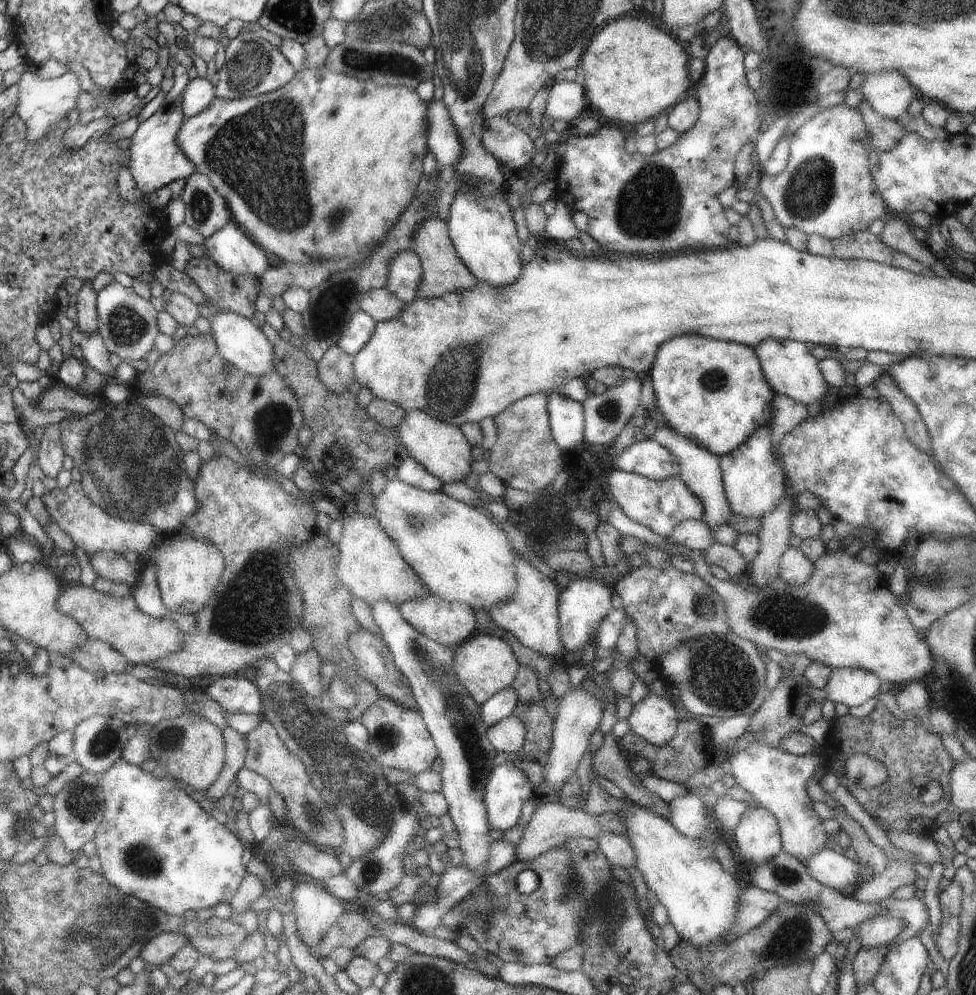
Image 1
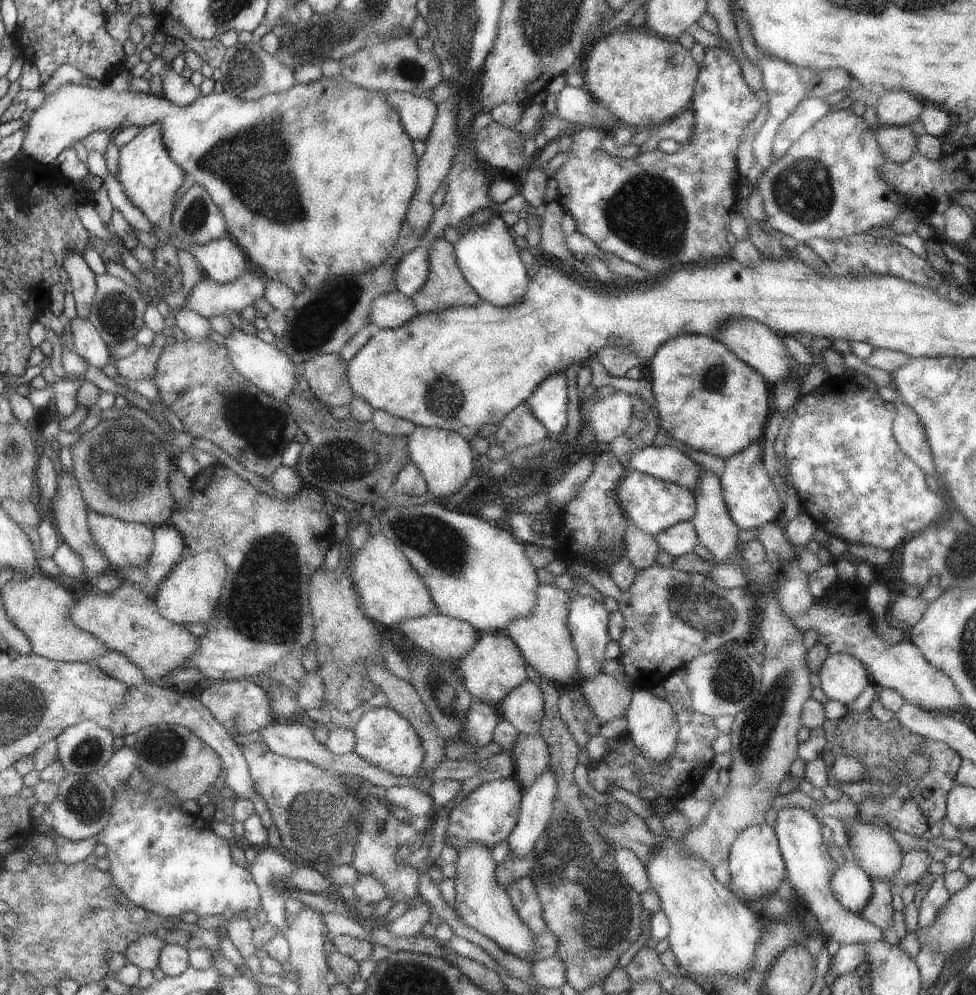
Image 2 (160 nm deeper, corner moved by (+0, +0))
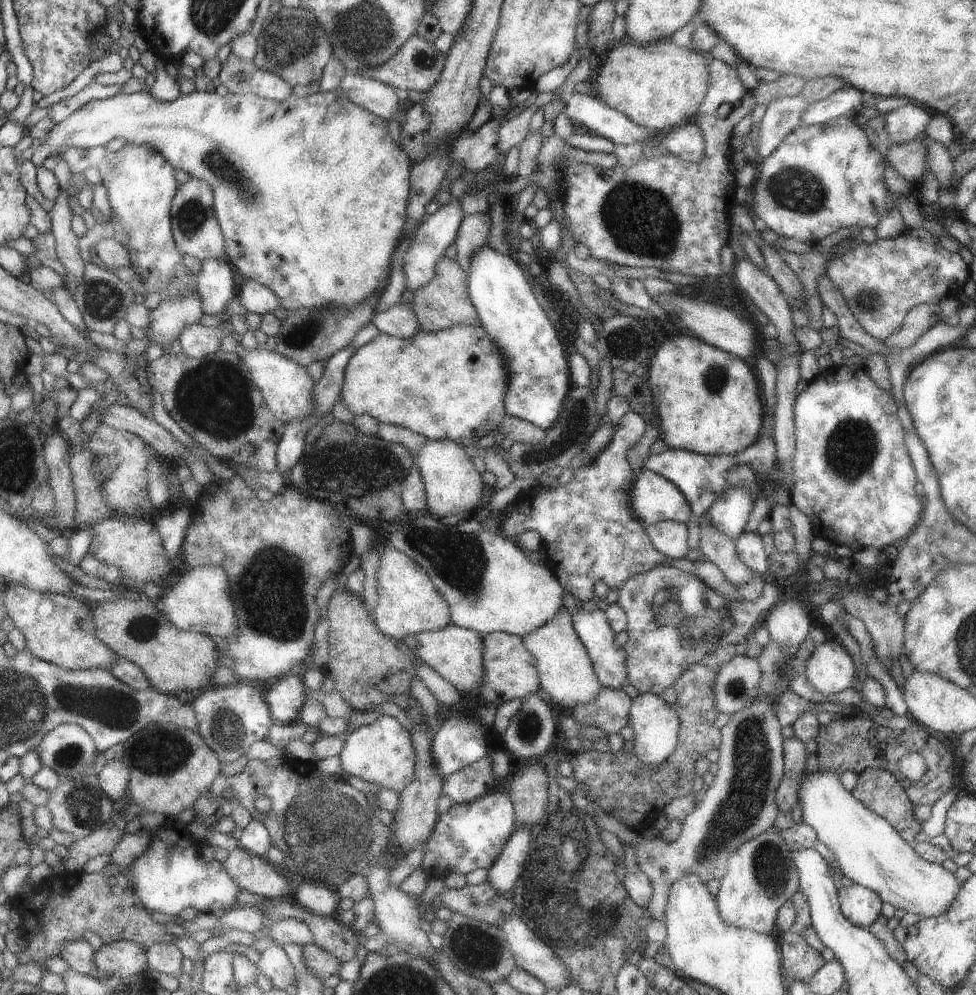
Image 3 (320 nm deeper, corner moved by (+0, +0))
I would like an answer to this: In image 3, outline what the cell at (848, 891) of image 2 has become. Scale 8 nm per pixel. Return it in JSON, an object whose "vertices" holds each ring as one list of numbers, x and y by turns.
{"vertices":[[854,883,848,888,840,888,839,905,848,922,868,929,881,915,882,900,878,894]]}

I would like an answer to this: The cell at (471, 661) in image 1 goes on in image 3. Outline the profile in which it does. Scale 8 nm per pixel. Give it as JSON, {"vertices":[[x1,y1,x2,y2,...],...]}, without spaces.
{"vertices":[[500,631,483,637,485,682,481,685,479,694,486,705,497,707,512,698,523,699,540,690,535,656,525,647,521,636]]}

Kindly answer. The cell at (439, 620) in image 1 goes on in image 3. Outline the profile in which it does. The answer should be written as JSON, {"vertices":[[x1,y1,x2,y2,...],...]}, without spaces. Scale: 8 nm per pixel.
{"vertices":[[452,624,441,631,424,631,405,636,402,642,458,692,479,694,479,689,485,682,484,637,481,634]]}

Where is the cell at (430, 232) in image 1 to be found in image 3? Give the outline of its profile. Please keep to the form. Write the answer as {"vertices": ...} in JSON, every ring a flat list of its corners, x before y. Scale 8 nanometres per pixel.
{"vertices":[[443,257,437,267,437,275,424,287,416,289,410,306,419,322,420,330,433,333,442,329,474,323,478,321,477,310,468,298,469,284,466,284,466,271,454,259]]}

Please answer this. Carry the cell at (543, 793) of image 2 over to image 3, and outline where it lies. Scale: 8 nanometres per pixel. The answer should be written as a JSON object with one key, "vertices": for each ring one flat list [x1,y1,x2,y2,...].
{"vertices":[[525,825,516,827,512,838,505,844,504,850,498,855,496,862,488,870,489,885,500,894,512,892,518,882,531,842,531,830]]}

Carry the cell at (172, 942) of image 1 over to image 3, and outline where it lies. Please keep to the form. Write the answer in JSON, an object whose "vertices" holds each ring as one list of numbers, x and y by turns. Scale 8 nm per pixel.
{"vertices":[[116,941,113,943,105,943,101,949,93,952,93,965,96,969,105,972,108,978,111,976,132,976,149,971,147,965,146,949,139,944,130,941]]}

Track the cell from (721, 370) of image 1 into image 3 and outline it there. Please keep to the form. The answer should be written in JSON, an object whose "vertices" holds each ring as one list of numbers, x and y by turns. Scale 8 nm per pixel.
{"vertices":[[674,336,666,340,662,346,658,346,652,362,647,363,648,381,646,382,651,390,650,399,653,407,659,416,660,436,670,449,682,449,704,456,722,456,733,455,745,448,748,448,758,438,761,431,762,417,764,414,764,396,762,394,762,385,755,368,751,363,742,360,735,354,723,351,721,348,705,343,698,337,692,336]]}

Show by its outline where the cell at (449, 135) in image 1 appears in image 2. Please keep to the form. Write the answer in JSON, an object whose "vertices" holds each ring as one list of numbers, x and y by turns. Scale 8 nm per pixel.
{"vertices":[[386,91,383,95,399,114,405,131,425,142,437,115,436,105,428,97,416,97,412,93]]}

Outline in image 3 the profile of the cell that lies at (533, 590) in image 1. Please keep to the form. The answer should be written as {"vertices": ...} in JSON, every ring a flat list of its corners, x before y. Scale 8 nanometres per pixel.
{"vertices":[[563,608,546,624,534,632,524,635,525,647,535,656,540,688,548,692,552,707,557,711,576,708,578,705,594,702,601,684,593,669,585,646,574,630,571,614]]}

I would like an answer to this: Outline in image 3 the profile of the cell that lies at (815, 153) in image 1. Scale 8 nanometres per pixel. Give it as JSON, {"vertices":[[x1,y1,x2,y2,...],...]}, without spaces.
{"vertices":[[840,117,824,124,800,126,786,135,757,168,752,181,754,214,779,236,801,241,818,242,841,227,875,228,890,206,885,188,888,186,884,186,885,165,888,163,872,147,856,119]]}

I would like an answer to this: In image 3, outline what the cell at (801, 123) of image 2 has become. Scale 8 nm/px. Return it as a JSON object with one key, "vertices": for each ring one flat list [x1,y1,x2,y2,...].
{"vertices":[[844,86,820,101,810,104,801,116,801,126,824,124,829,120,846,117,856,119,862,106,862,91,852,86]]}

